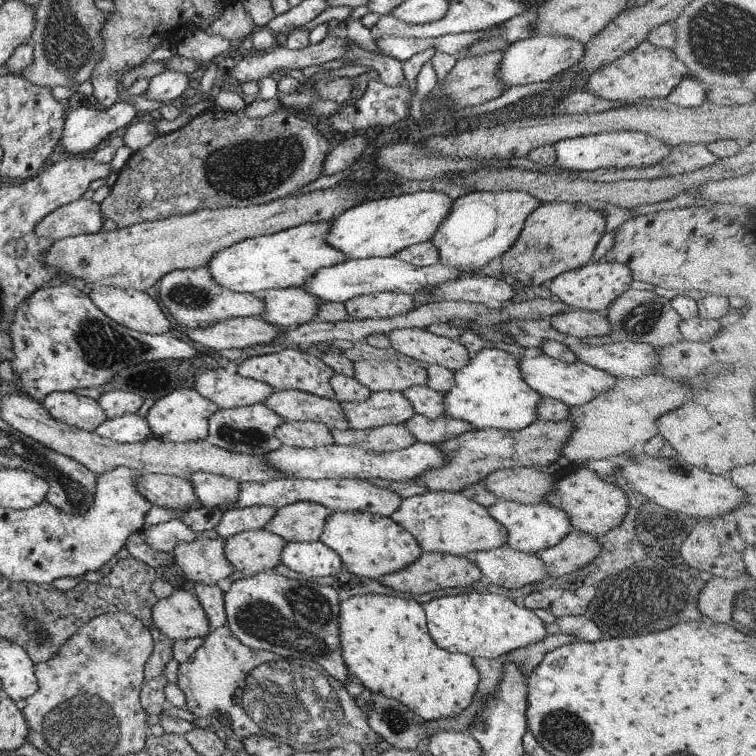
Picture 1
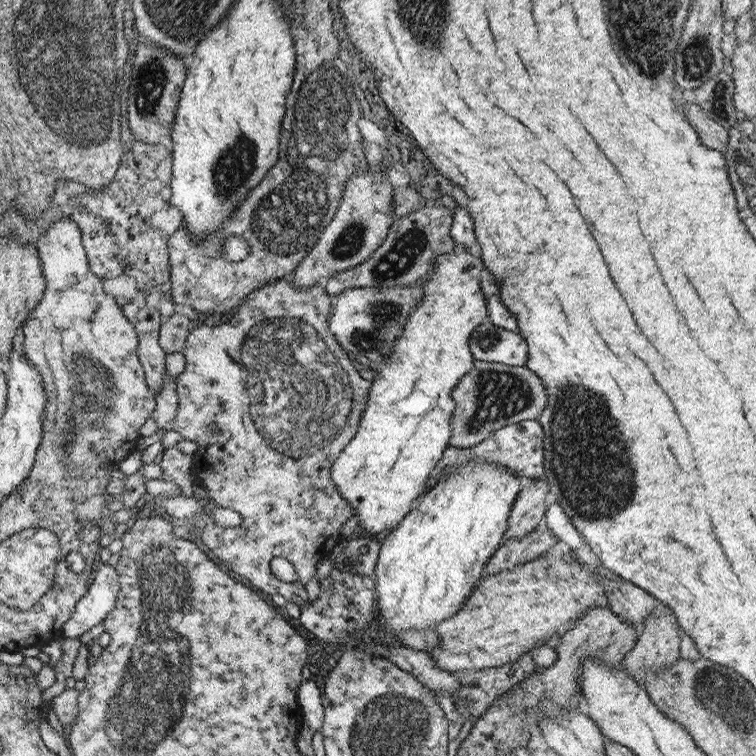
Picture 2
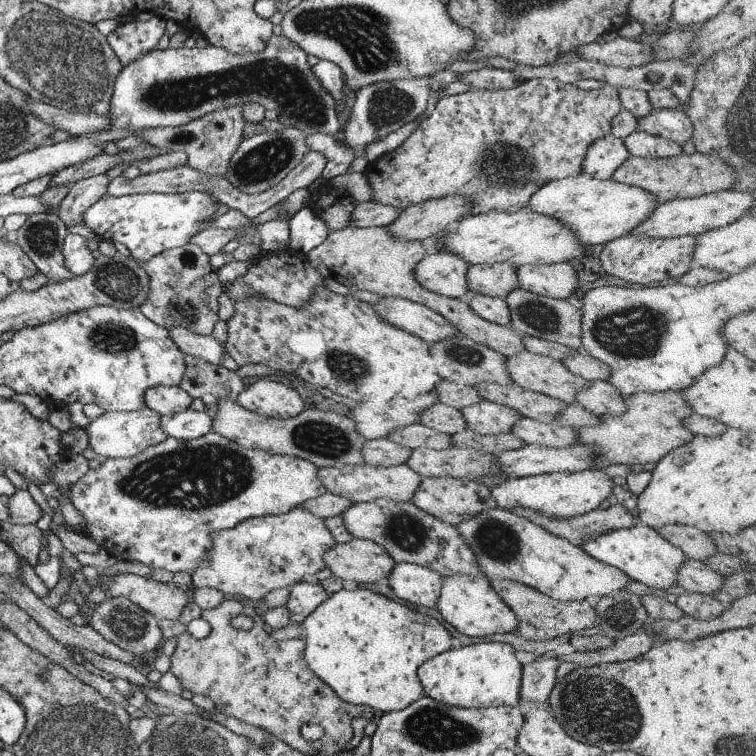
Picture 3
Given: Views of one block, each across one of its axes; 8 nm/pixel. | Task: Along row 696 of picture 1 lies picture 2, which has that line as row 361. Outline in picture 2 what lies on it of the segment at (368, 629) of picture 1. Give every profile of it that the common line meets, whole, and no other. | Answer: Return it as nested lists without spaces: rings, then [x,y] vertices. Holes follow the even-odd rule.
[[[455,245],[452,254],[437,254],[433,262],[433,270],[431,270],[430,279],[428,279],[426,286],[422,288],[424,297],[419,300],[419,303],[411,310],[405,329],[403,333],[396,339],[393,352],[387,356],[385,362],[380,362],[374,366],[380,373],[380,378],[377,376],[370,387],[370,395],[368,395],[367,407],[358,424],[358,433],[356,437],[348,443],[348,446],[340,453],[337,461],[332,465],[331,477],[340,491],[340,494],[348,501],[348,504],[354,509],[355,516],[359,521],[359,526],[363,532],[361,536],[374,537],[379,532],[396,528],[397,524],[412,510],[414,505],[418,502],[422,492],[424,492],[425,480],[431,473],[431,470],[436,466],[436,463],[442,458],[444,449],[448,446],[448,441],[451,436],[451,416],[455,409],[456,403],[451,397],[452,389],[460,382],[460,379],[474,368],[475,358],[470,352],[470,345],[468,344],[470,335],[475,331],[475,328],[482,322],[488,321],[488,307],[486,296],[481,292],[482,271],[487,271],[486,266],[480,259],[479,253],[475,251],[468,251],[463,246]]]

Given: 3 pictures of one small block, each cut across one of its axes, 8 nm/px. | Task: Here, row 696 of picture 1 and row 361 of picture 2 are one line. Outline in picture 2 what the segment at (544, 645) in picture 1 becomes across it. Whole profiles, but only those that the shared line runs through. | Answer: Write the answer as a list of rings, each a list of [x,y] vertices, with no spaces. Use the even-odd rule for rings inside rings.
[[[475,360],[474,368],[452,389],[451,397],[456,406],[451,416],[448,444],[459,449],[479,444],[509,424],[537,420],[548,402],[541,378],[526,365],[511,367],[484,360]]]

